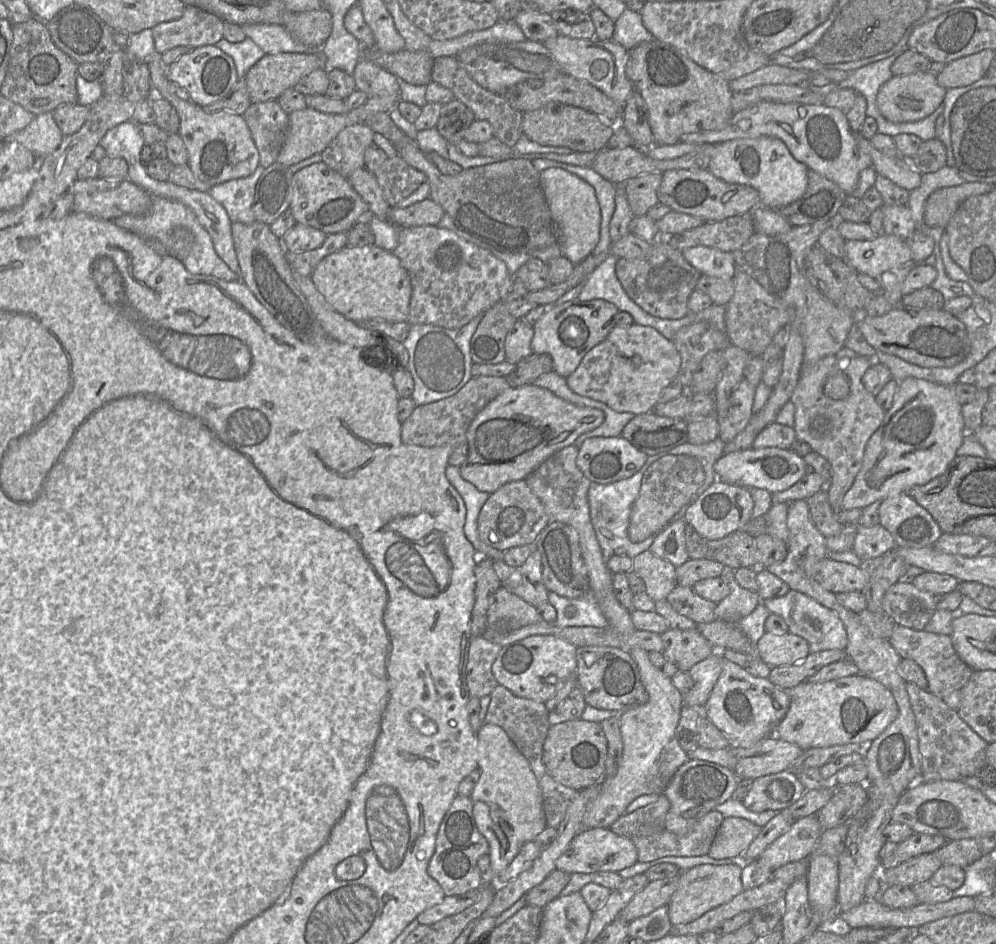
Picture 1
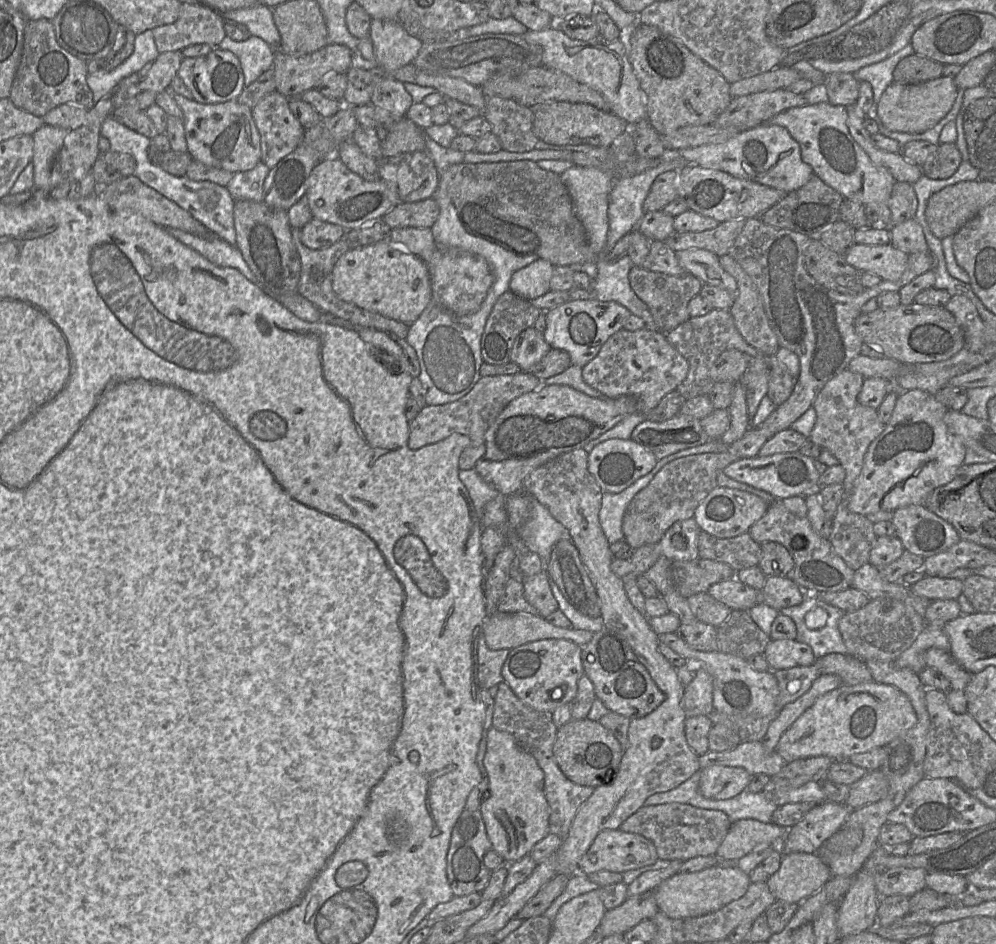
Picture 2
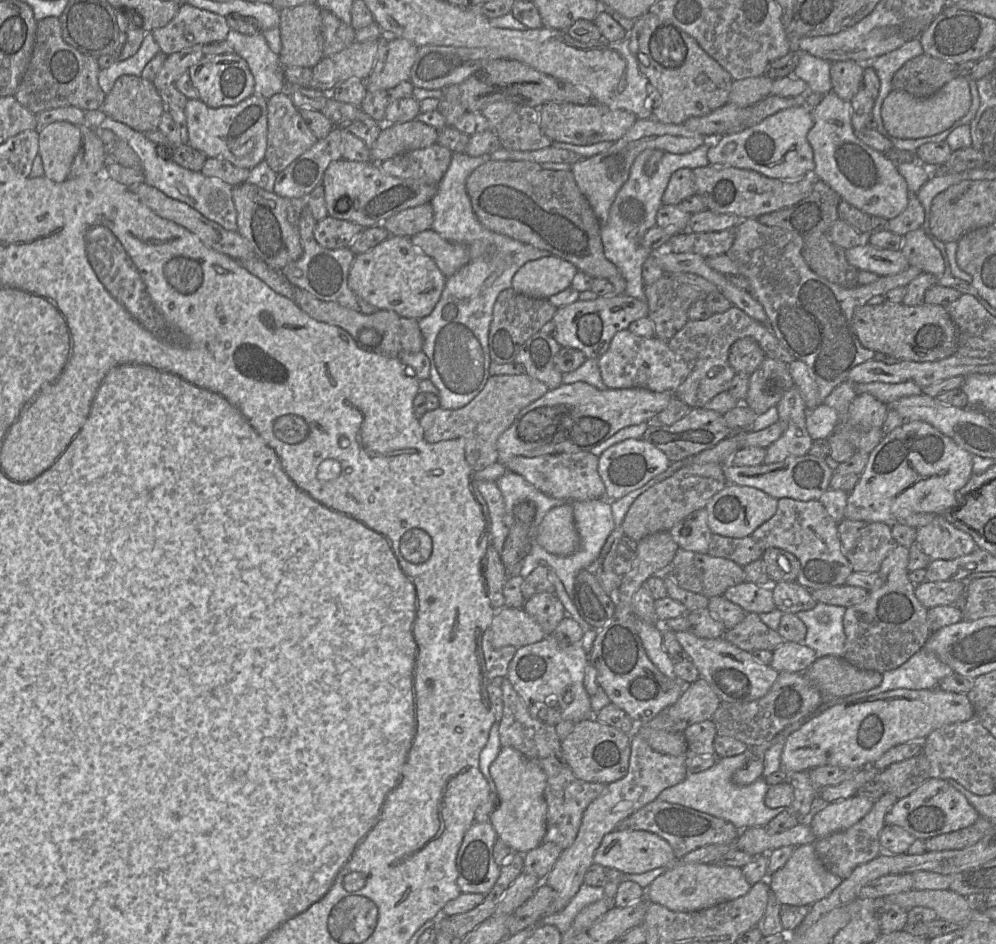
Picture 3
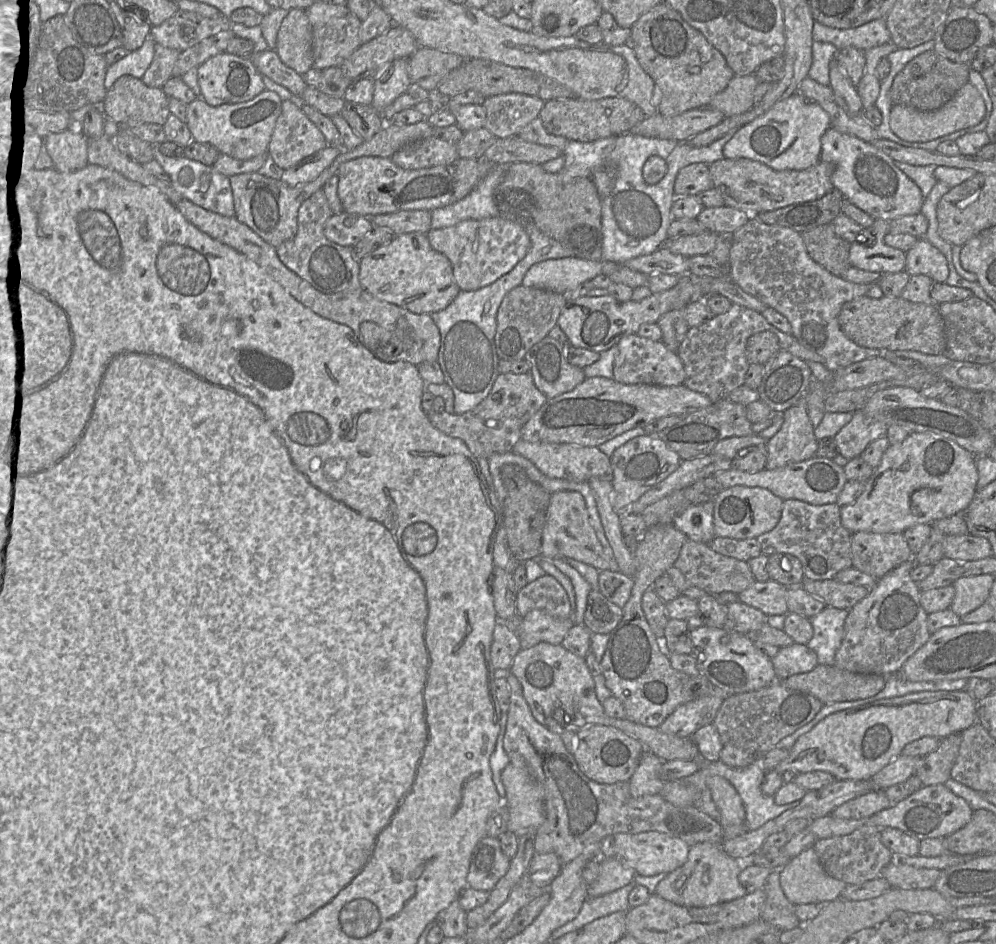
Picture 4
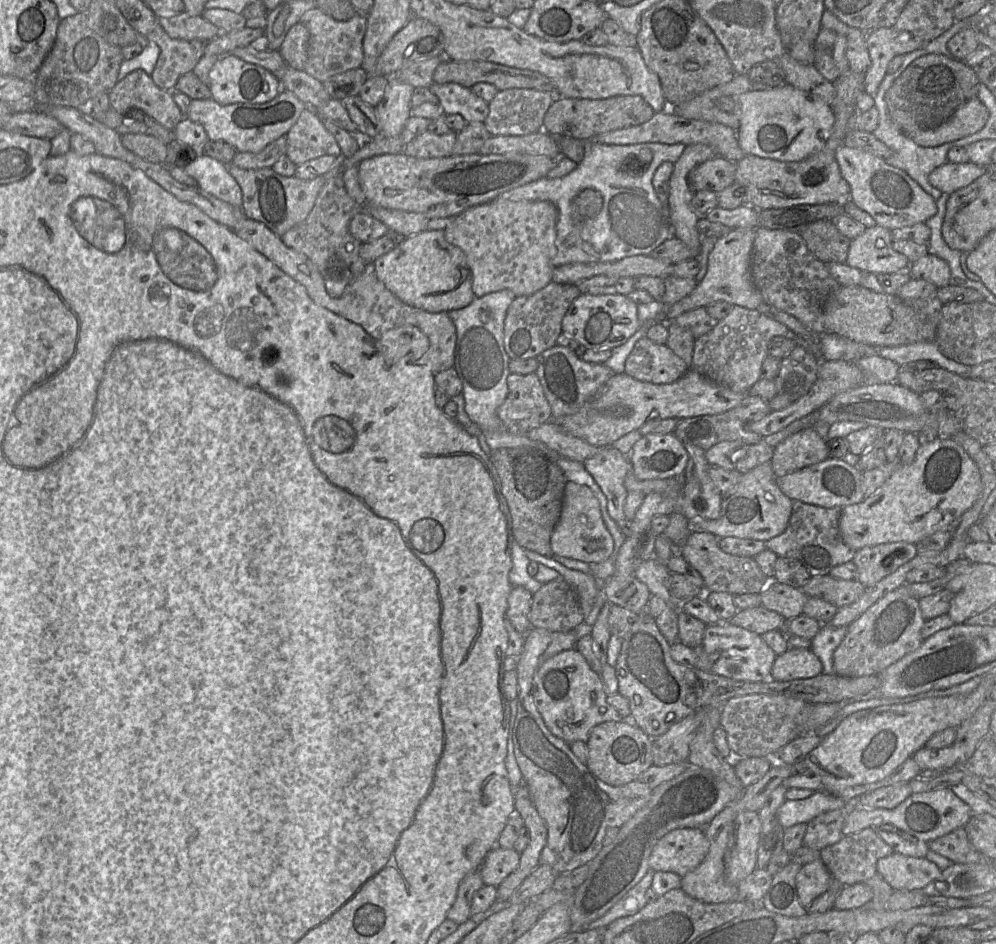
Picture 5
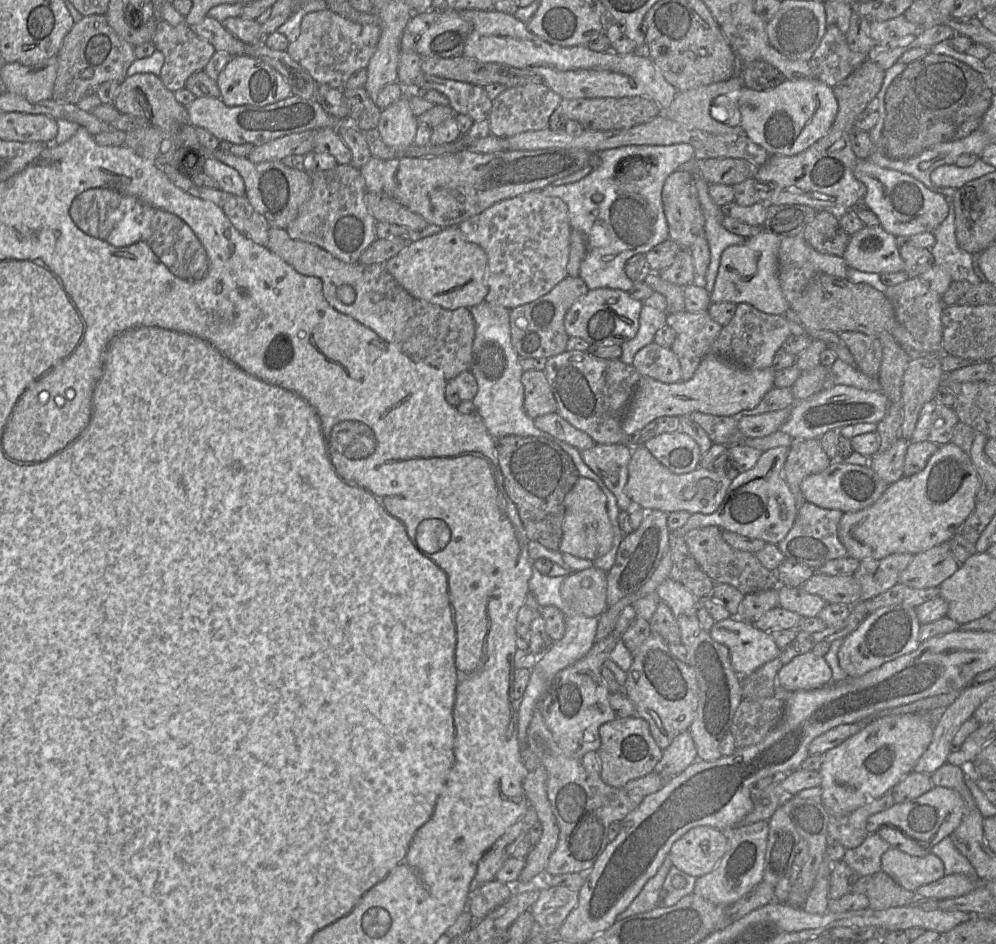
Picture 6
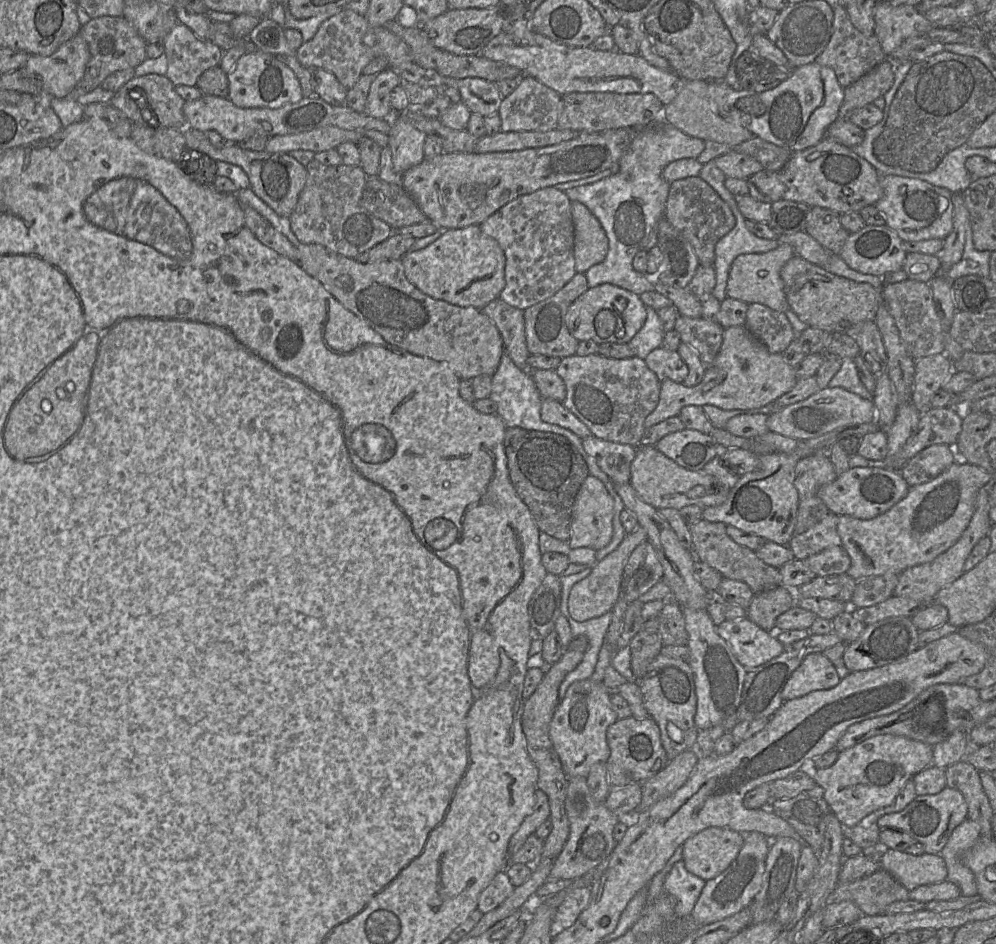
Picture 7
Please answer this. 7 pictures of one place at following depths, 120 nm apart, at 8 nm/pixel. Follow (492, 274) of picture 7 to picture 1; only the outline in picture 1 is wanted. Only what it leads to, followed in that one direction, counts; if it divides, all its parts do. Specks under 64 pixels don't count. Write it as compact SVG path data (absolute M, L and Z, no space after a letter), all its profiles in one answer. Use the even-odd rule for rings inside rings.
M375 245L344 247L324 259L310 276L326 301L346 318L360 322L384 319L389 322L407 321L412 286L409 274L393 252Z

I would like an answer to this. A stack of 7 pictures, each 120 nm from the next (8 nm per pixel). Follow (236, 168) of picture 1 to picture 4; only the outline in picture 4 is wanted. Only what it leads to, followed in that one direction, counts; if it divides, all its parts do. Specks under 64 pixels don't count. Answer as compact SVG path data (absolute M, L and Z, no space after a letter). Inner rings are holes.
M264 90L246 102L219 106L211 106L199 97L187 105L186 124L193 141L211 144L220 153L232 158L248 160L268 153L271 136L281 114L282 102L276 92L269 90Z

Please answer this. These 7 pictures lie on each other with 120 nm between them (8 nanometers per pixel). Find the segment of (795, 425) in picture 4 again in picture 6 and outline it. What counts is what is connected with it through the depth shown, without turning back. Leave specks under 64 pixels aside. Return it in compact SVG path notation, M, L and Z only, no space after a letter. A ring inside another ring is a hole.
M819 439L795 440L789 447L783 467L783 479L797 501L797 510L806 502L800 485L804 478L825 470L832 460L823 450Z

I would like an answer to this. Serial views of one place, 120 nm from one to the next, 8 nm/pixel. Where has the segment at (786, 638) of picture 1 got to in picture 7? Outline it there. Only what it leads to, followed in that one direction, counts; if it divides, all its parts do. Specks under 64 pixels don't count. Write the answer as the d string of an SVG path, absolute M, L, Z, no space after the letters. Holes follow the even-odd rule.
M810 653L792 673L782 691L784 701L816 690L835 687L841 681L834 664L822 653Z

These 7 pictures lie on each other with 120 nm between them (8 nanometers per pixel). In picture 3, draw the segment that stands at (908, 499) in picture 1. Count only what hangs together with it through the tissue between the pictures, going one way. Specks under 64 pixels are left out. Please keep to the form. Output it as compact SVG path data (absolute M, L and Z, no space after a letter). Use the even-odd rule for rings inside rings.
M941 515L917 528L915 542L932 560L951 560L972 553L978 548L968 533L957 529Z

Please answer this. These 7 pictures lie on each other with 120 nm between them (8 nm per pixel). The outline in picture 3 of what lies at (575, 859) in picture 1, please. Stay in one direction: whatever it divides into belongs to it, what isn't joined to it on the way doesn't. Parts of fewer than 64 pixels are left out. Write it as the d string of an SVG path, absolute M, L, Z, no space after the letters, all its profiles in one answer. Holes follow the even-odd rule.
M613 830L607 833L593 857L593 863L614 868L623 874L641 874L655 868L672 866L676 861L673 849L666 840L644 830Z

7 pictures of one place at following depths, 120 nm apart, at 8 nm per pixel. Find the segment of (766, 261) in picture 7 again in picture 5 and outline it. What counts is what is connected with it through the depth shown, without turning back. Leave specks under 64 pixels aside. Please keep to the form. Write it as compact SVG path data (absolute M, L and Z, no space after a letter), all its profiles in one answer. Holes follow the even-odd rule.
M735 228L726 235L717 238L708 257L708 268L703 280L697 283L694 290L678 302L663 308L662 322L675 319L680 314L711 303L725 301L748 309L757 309L764 299L754 286L751 278L751 254L755 239L754 228Z

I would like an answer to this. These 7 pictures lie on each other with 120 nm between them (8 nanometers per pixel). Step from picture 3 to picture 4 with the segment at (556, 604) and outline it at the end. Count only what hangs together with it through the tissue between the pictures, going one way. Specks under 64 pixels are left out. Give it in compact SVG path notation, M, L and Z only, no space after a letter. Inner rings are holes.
M531 610L522 618L517 629L521 650L539 643L562 644L566 634L574 625L571 618L560 619L552 617L543 610Z

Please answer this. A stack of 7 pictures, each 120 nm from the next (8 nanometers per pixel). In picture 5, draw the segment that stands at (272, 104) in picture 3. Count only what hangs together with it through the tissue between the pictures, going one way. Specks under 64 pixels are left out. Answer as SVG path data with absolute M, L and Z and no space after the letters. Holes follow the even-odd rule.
M312 109L302 111L297 122L286 134L287 156L295 165L323 156L340 156L341 149L335 137L325 128Z

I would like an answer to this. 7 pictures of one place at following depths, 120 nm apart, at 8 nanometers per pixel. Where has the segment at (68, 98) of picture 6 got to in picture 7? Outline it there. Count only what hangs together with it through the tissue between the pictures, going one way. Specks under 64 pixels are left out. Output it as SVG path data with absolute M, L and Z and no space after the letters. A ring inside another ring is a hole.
M122 16L93 18L80 27L78 34L86 41L90 57L83 78L76 85L73 96L91 92L99 87L110 74L128 68L135 68L147 59L147 42Z

